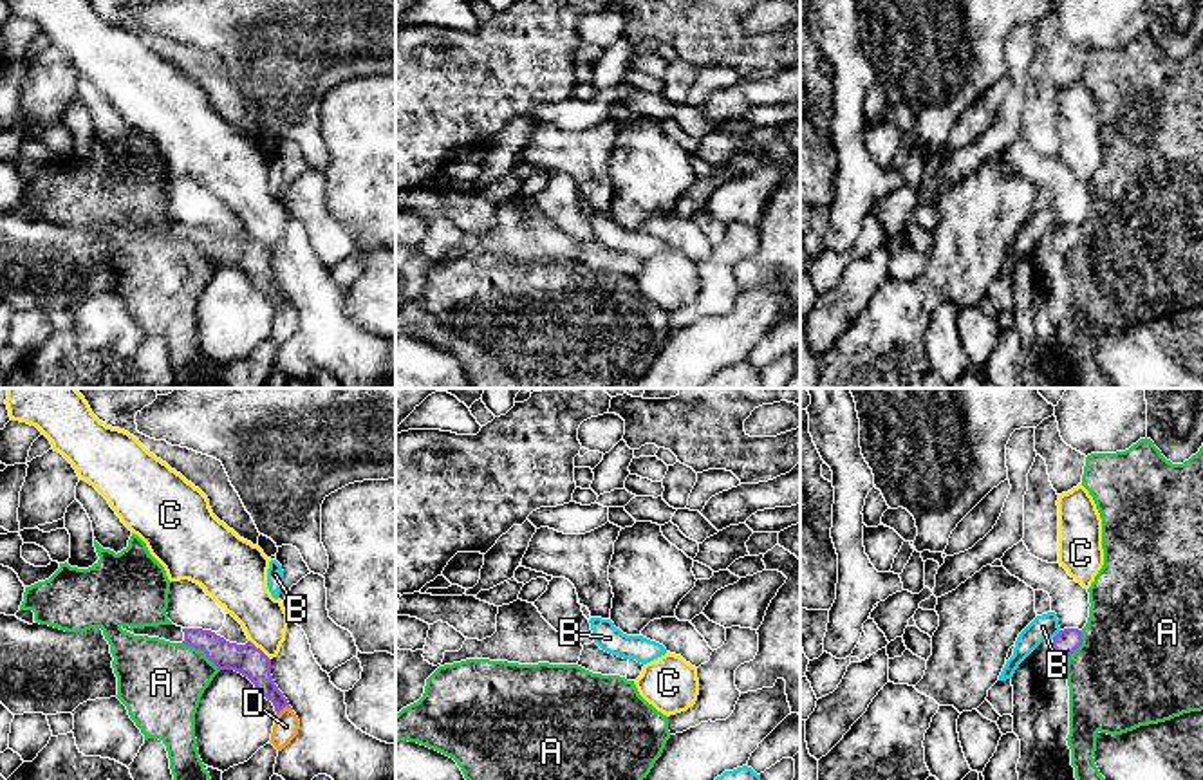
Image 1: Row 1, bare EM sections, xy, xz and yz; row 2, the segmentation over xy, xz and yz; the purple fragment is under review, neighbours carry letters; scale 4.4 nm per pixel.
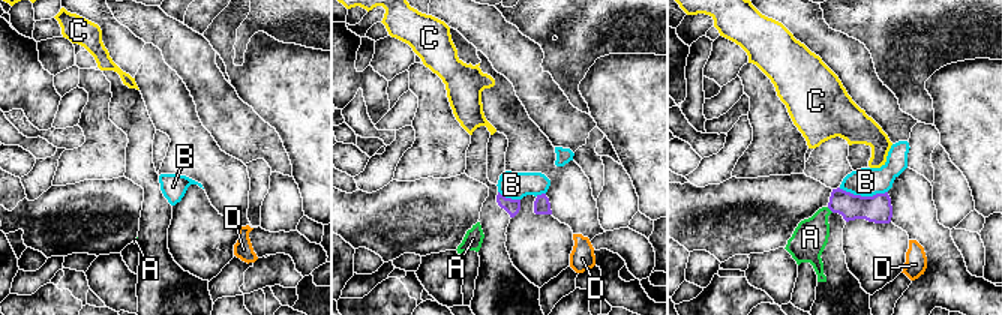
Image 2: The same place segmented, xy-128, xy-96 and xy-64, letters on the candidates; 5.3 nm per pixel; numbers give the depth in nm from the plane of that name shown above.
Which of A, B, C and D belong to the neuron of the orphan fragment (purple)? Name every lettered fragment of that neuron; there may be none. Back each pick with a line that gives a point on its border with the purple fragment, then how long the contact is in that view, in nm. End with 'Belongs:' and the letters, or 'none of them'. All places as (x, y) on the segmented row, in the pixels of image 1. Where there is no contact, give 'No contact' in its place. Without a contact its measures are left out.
Belongs: none of them

